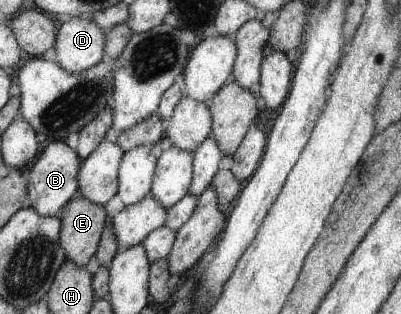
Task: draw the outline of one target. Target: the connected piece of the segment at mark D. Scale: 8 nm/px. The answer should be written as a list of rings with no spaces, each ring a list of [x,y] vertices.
[[[88,16],[65,18],[55,51],[67,71],[88,70],[104,58],[105,31]]]

